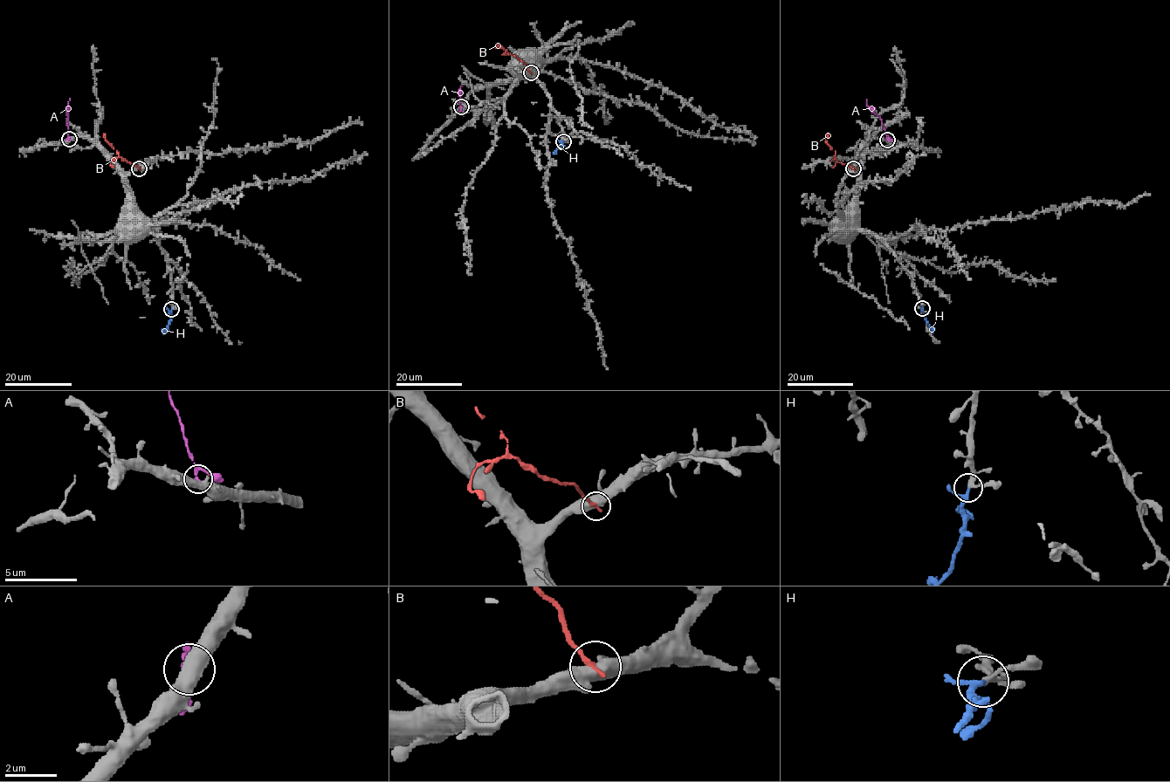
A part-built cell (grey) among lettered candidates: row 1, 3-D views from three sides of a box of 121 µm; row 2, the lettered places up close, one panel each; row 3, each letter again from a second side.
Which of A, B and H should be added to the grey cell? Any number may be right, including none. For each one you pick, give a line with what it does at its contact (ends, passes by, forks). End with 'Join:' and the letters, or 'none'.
H: it passes by
Join: H

